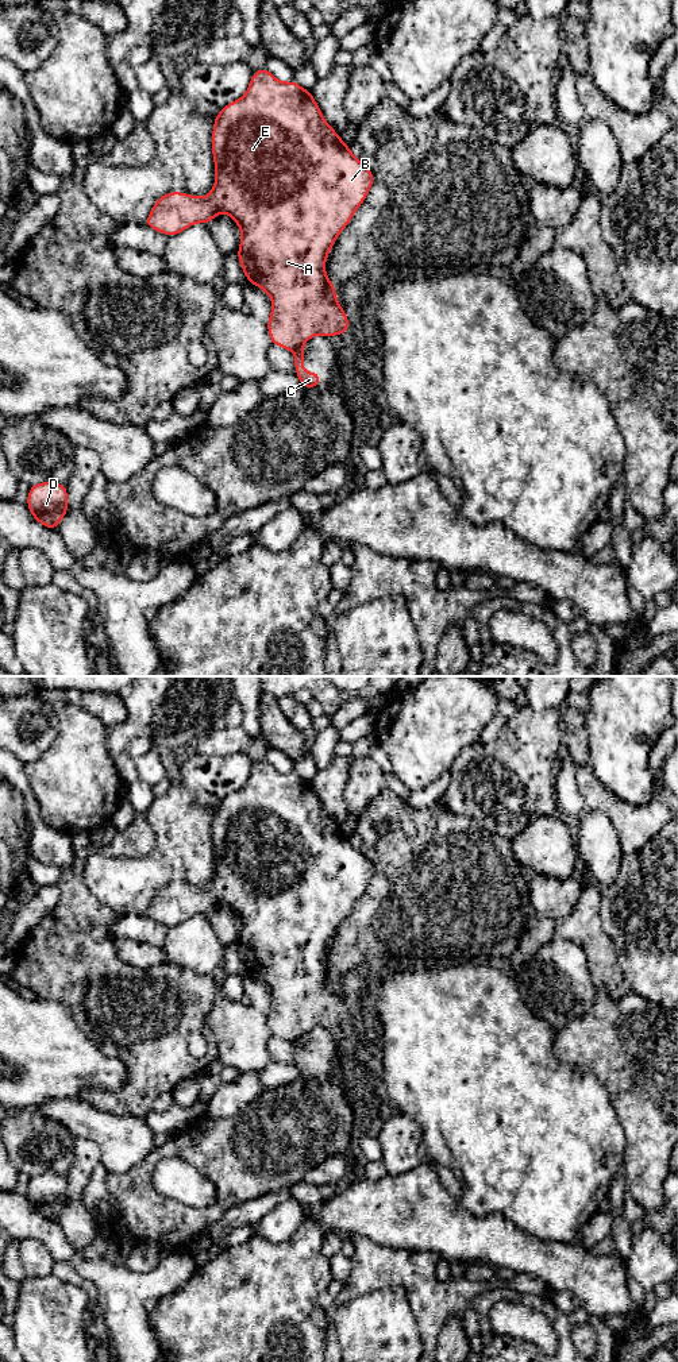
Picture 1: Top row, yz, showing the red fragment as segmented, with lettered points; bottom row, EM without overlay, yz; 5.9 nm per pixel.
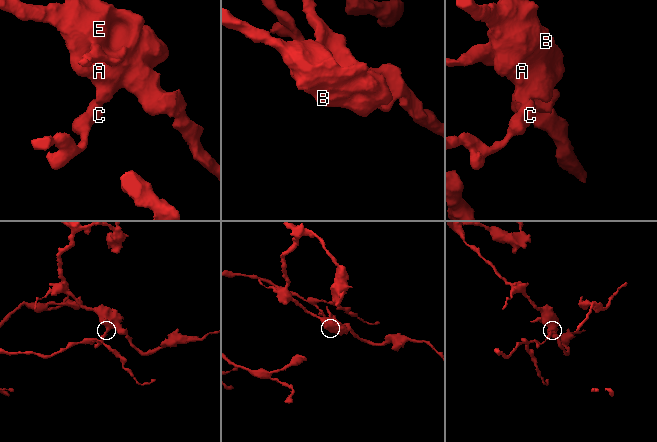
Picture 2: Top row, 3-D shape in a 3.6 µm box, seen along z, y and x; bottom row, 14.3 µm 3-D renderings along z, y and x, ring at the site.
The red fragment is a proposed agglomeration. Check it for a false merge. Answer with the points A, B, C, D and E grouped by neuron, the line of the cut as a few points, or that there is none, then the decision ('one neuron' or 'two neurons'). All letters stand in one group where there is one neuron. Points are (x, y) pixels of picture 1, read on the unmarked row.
groups A B E / C D; cut yz (301, 1034), (293, 1041); two neurons

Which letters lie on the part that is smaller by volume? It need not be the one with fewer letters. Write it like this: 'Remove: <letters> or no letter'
Remove: C, D

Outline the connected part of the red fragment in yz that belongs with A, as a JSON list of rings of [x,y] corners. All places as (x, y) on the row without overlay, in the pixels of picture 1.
[[[266,759],[253,764],[247,783],[228,794],[215,809],[212,821],[215,876],[204,887],[170,883],[159,888],[145,917],[173,927],[196,914],[209,915],[220,904],[234,910],[242,930],[238,950],[247,973],[265,981],[271,989],[267,1022],[271,1035],[294,1042],[315,1026],[336,1027],[348,1022],[346,1003],[338,993],[335,976],[325,965],[325,950],[339,925],[373,877],[374,867],[354,848],[342,829],[325,813],[312,783],[296,772],[281,773]]]

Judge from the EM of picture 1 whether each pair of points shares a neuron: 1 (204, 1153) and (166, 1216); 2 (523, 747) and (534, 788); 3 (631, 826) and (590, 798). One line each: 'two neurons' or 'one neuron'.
1: one neuron
2: one neuron
3: one neuron

